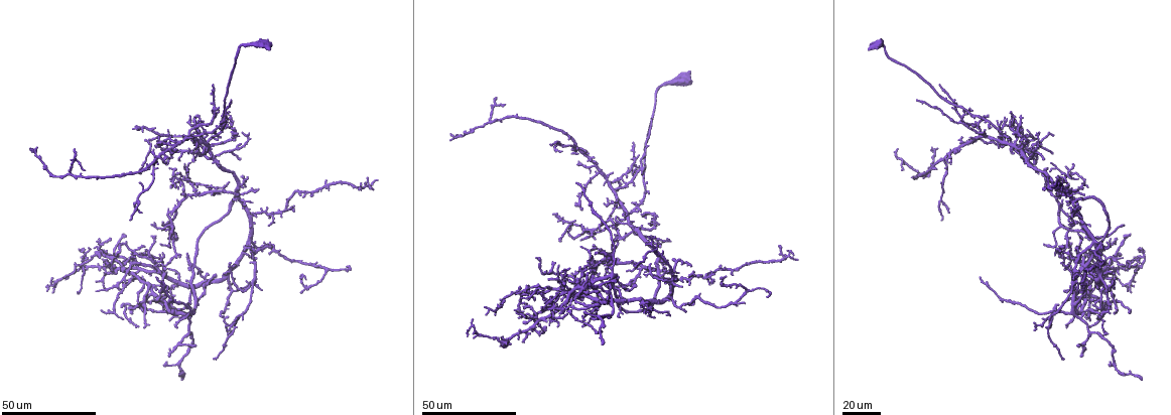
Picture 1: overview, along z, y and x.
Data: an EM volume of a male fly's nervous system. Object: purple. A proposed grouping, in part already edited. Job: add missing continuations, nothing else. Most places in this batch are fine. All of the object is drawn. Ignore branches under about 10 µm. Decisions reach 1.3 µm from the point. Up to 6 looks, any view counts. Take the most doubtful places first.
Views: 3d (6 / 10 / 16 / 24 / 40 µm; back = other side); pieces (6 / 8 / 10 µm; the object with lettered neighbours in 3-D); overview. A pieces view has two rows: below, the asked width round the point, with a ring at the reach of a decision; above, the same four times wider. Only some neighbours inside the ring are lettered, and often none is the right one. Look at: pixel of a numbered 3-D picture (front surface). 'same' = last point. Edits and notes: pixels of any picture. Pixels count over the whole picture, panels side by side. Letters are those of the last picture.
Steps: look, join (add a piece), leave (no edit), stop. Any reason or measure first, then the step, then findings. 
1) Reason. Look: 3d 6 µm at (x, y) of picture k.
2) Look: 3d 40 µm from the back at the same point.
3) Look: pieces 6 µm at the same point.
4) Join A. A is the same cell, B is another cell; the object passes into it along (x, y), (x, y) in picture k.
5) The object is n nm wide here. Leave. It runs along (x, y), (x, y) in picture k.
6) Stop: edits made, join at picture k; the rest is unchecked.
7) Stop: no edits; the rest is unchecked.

Long arm stops here. Look: 3d 24 µm at (243, 132) of picture 1.

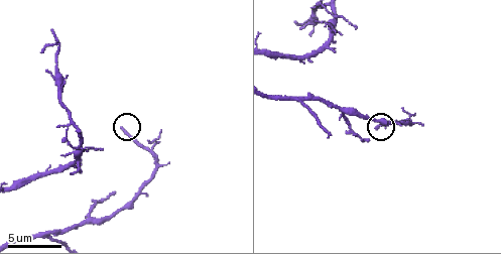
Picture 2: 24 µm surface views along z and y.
What lies round it. Look: pieces 10 µm at (122, 130) of picture 2.

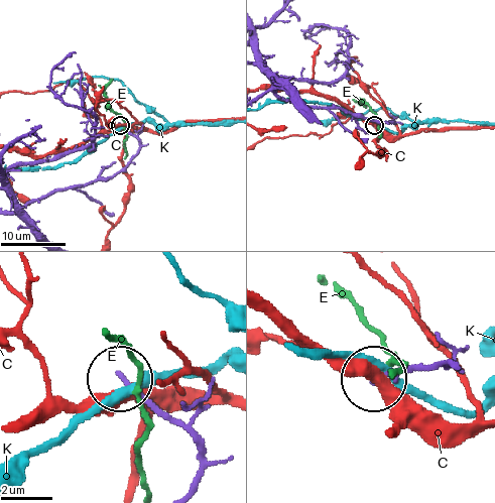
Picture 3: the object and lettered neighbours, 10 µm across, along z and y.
Leave. C, E and K are other cells; it runs along (190, 489), (199, 463), (196, 436), (152, 411), (122, 381) in picture 3; none of them fits.

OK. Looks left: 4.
An open end. Look: 3d 40 µm at (650, 264) of picture 1.

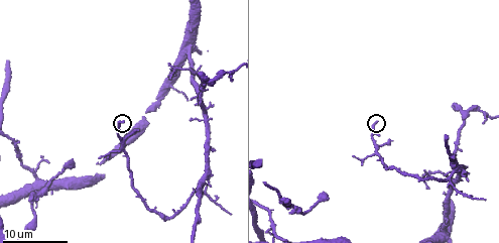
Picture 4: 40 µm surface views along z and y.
Look: pieces 6 µm at (376, 122) of picture 4.

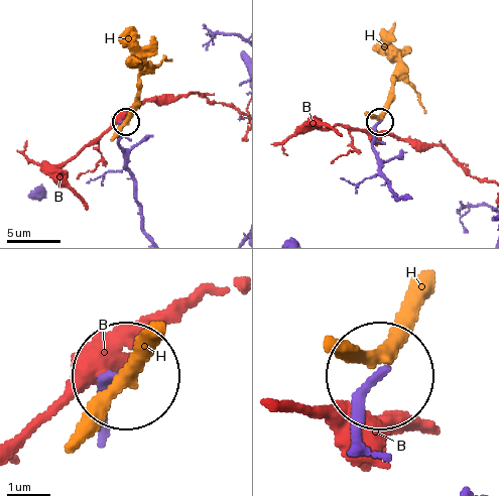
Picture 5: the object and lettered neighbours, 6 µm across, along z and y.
Leave. B and H are other cells; it runs along (355, 441), (377, 380) in picture 5; none of them fits.

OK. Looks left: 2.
Branch stops here. Look: 3d 40 µm at (1099, 318) of picture 1.

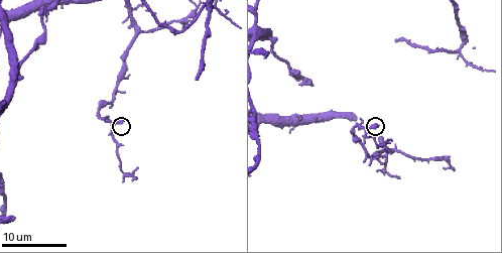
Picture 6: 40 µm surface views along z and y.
Look: pieces 6 µm at (375, 127) of picture 6.

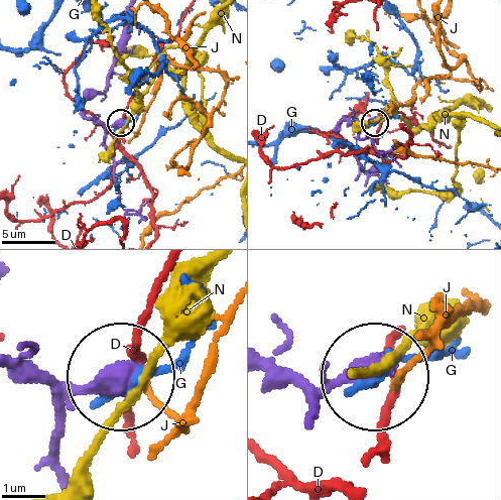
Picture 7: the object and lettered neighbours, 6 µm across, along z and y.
The object is 440 nm wide here. Leave. D, G, J and N are other cells; none of them fits.

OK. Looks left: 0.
Stop: no edits; the rest is unchecked.

